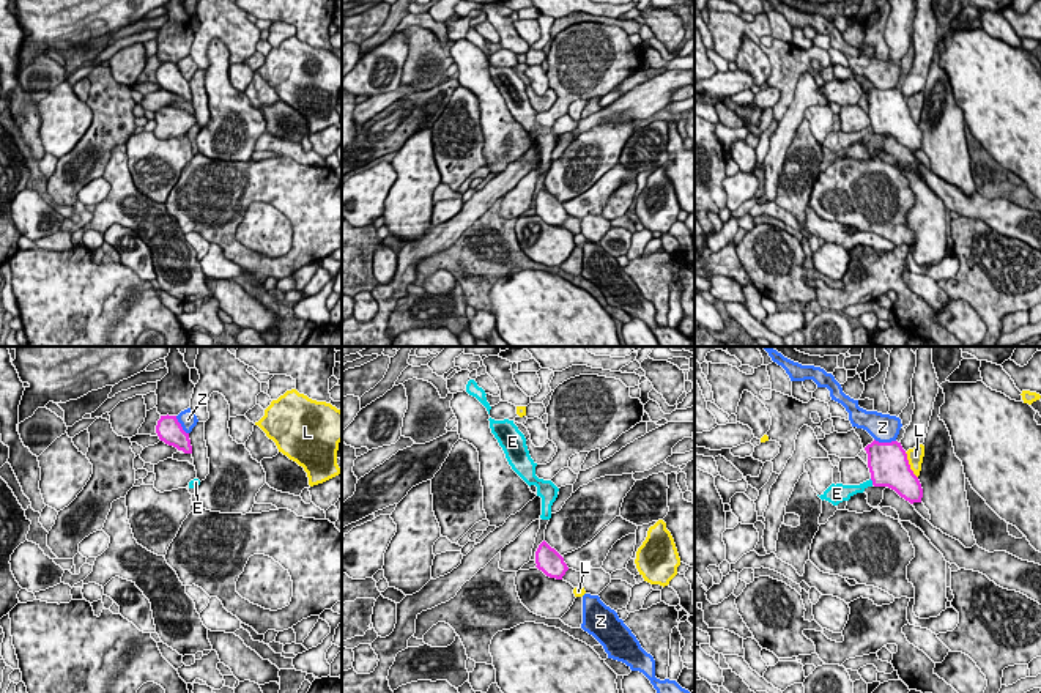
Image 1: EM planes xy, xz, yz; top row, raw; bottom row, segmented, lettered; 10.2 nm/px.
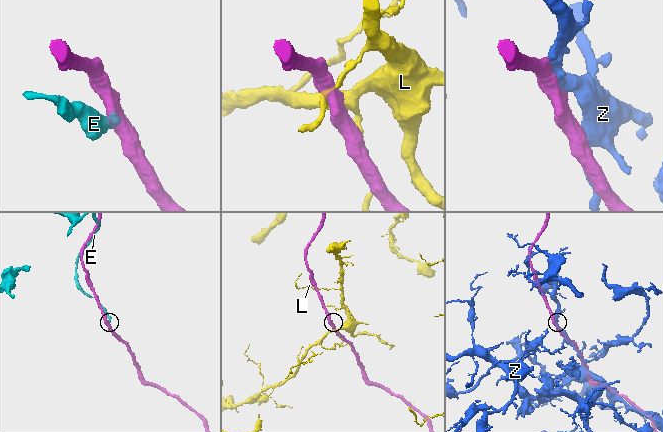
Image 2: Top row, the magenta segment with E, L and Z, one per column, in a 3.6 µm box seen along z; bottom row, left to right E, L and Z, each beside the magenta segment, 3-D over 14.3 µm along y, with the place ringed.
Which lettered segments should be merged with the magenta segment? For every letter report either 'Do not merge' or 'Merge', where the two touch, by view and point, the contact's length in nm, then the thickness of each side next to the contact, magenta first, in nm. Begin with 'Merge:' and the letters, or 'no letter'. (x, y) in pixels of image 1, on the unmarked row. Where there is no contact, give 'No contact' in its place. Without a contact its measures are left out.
Merge: no letter
E: Do not merge. Touches magenta at yz (873, 129). Shared border 70 nm. Thickness 400 nm (magenta) against 120 nm
L: Do not merge. Touches magenta at yz (909, 112). Shared border 300 nm. Thickness 400 nm (magenta) against 160 nm
Z: Do not merge. Touches magenta at yz (885, 90). Shared border 220 nm. Thickness 400 nm (magenta) against 280 nm

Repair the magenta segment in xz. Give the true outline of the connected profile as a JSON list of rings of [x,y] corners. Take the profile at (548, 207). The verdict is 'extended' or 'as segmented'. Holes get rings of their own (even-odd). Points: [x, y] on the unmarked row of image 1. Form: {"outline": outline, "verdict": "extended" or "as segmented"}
{"outline": [[[545,187],[539,192],[535,198],[535,214],[542,217],[546,224],[562,227],[569,217],[564,205],[551,195]]], "verdict": "as segmented"}

